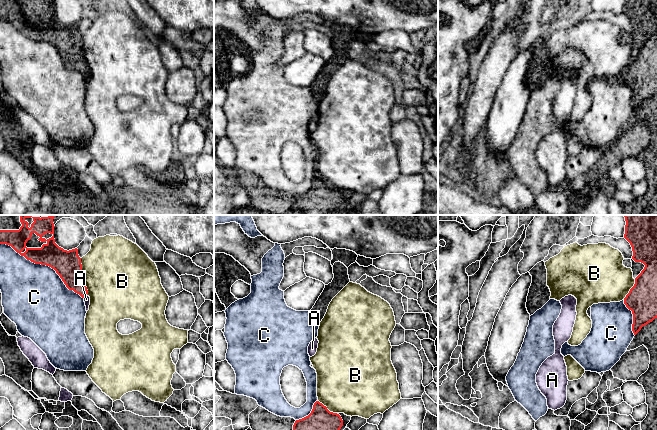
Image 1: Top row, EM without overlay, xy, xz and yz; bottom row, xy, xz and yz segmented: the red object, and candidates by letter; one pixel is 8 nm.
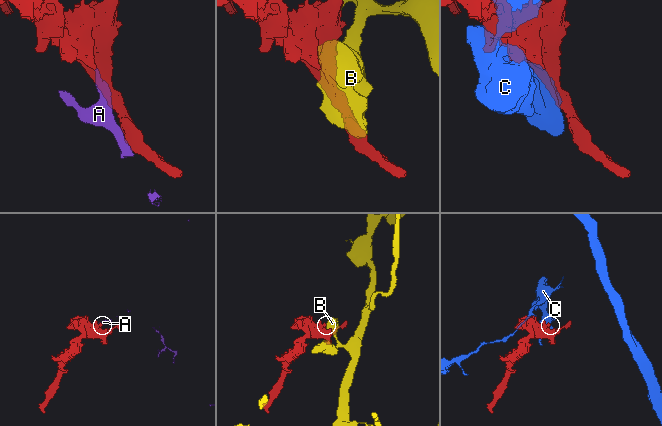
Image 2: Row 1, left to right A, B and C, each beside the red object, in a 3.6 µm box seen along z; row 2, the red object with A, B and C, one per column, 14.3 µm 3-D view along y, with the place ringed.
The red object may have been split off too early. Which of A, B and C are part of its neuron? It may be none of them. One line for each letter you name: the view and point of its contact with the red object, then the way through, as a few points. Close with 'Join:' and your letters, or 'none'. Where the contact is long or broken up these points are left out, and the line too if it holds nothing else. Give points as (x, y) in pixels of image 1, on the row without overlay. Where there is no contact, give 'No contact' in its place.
A: Touches red at xy (85, 71). Path across: xy (69, 45), (73, 57), (85, 71), (86, 75)
Join: A

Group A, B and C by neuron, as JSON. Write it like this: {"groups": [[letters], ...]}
{"groups": [["A"], ["B"], ["C"]]}

